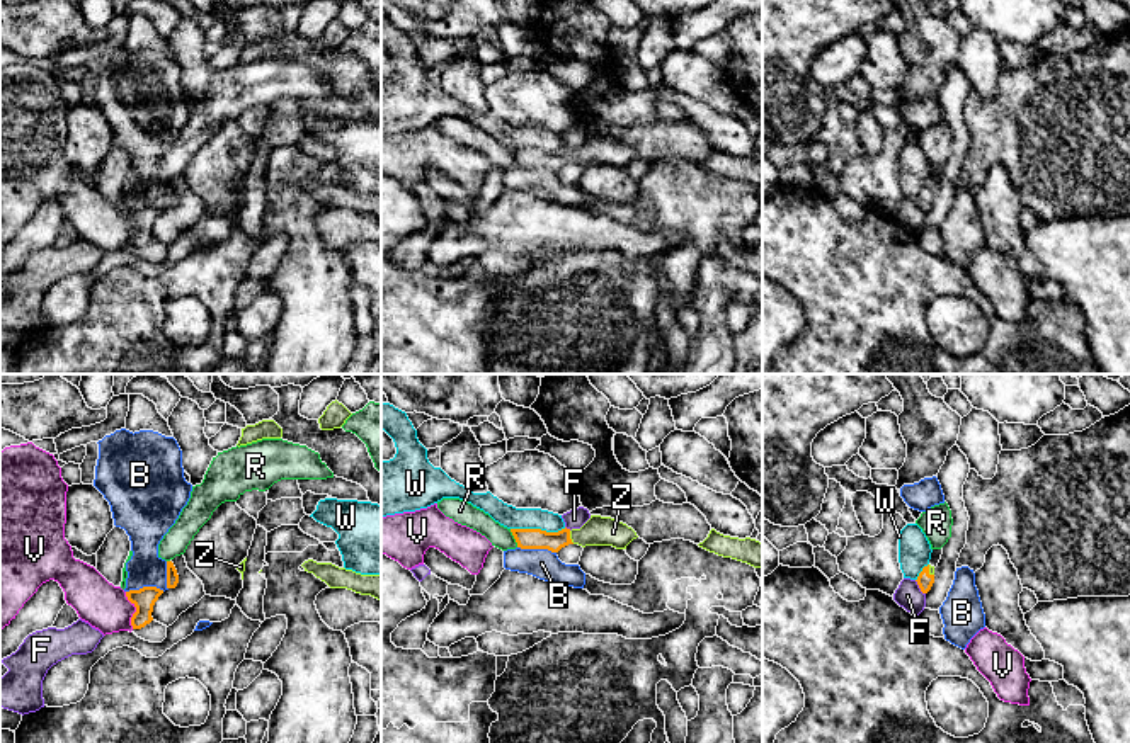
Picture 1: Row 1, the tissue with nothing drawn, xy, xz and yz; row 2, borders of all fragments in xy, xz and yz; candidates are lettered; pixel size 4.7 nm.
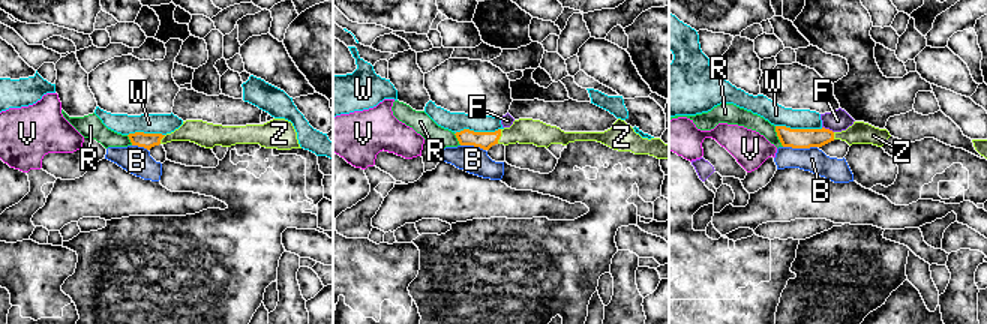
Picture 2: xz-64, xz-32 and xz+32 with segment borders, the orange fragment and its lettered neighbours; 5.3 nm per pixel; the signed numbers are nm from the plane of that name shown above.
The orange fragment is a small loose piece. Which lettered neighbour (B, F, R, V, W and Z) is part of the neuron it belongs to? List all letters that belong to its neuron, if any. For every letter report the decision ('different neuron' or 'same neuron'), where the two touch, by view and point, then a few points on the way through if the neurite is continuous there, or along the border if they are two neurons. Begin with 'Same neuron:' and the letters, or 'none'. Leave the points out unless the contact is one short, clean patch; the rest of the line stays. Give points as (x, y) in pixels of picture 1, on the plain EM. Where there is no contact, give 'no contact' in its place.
Same neuron: Z
B: different neuron; contact xz (536, 167); border xz (518, 165), (547, 167), (555, 172)
F: different neuron; contact yz (919, 206)
R: different neuron; contact xz (514, 157)
V: different neuron; contact xy (136, 230); border xy (125, 211), (135, 226), (133, 247)
W: different neuron; contact xz (538, 148)
Z: same neuron; contact xz (569, 157); way xz (526, 157), (569, 157), (598, 150)

